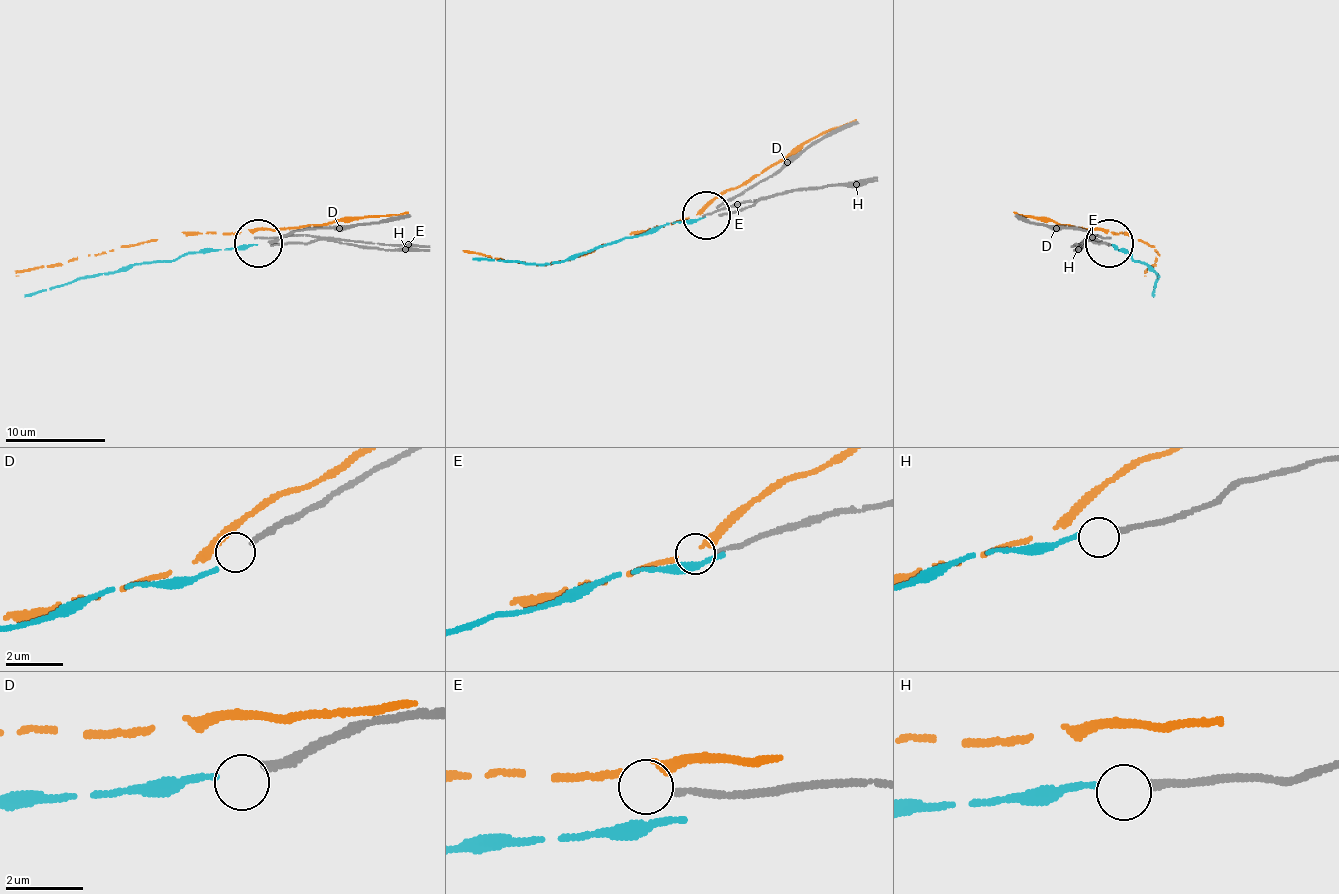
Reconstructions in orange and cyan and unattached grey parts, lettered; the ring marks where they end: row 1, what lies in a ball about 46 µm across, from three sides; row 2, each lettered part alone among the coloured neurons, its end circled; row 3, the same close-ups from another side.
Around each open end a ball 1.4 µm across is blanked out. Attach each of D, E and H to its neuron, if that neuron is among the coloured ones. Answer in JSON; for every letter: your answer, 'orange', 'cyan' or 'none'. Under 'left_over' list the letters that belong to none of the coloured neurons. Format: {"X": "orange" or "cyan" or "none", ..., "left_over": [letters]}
{"D": "none", "E": "none", "H": "cyan", "left_over": ["D", "E"]}

